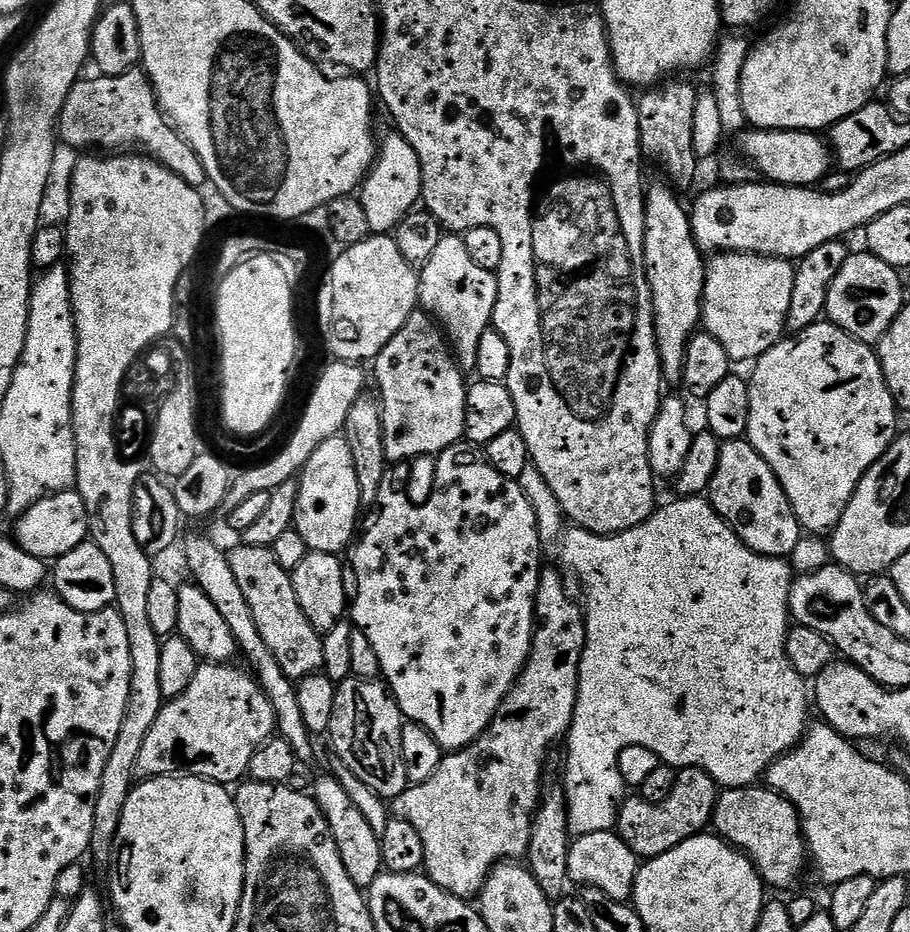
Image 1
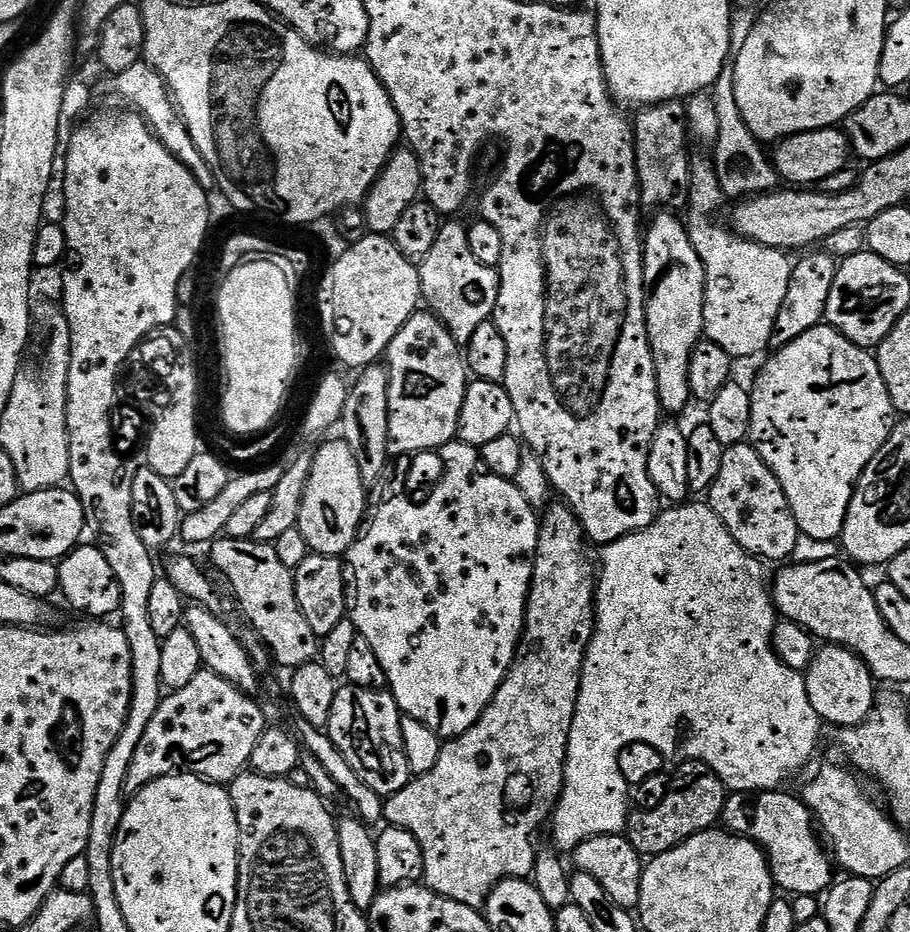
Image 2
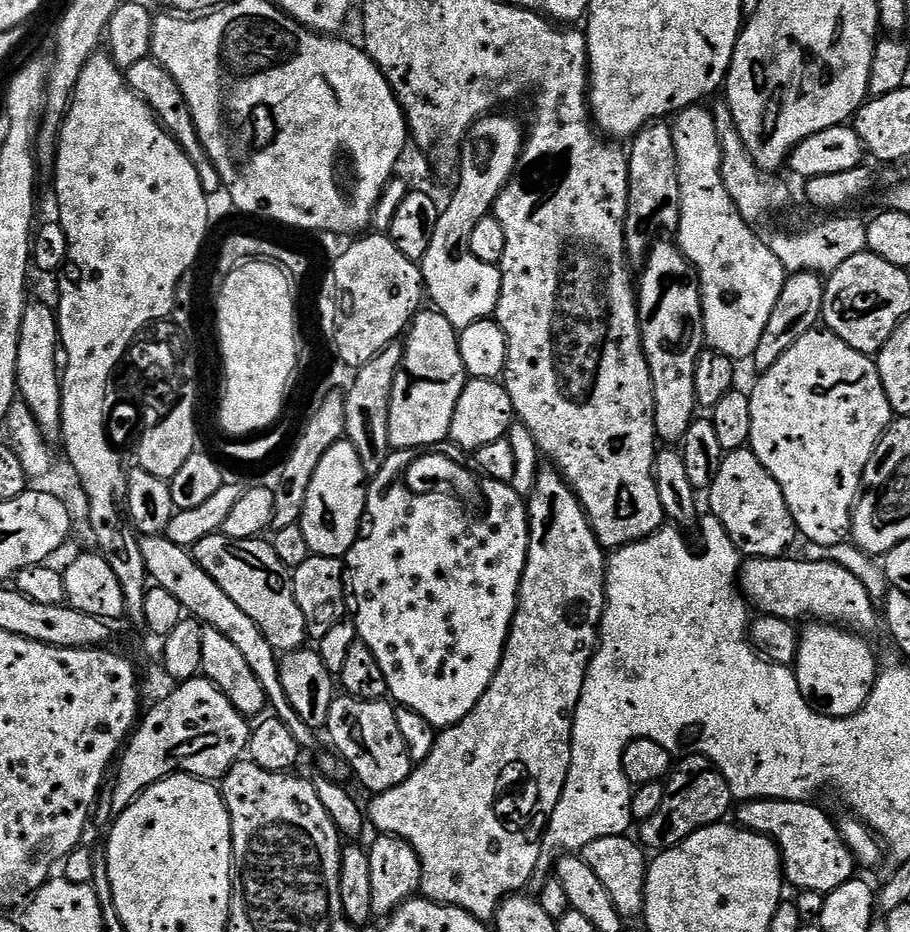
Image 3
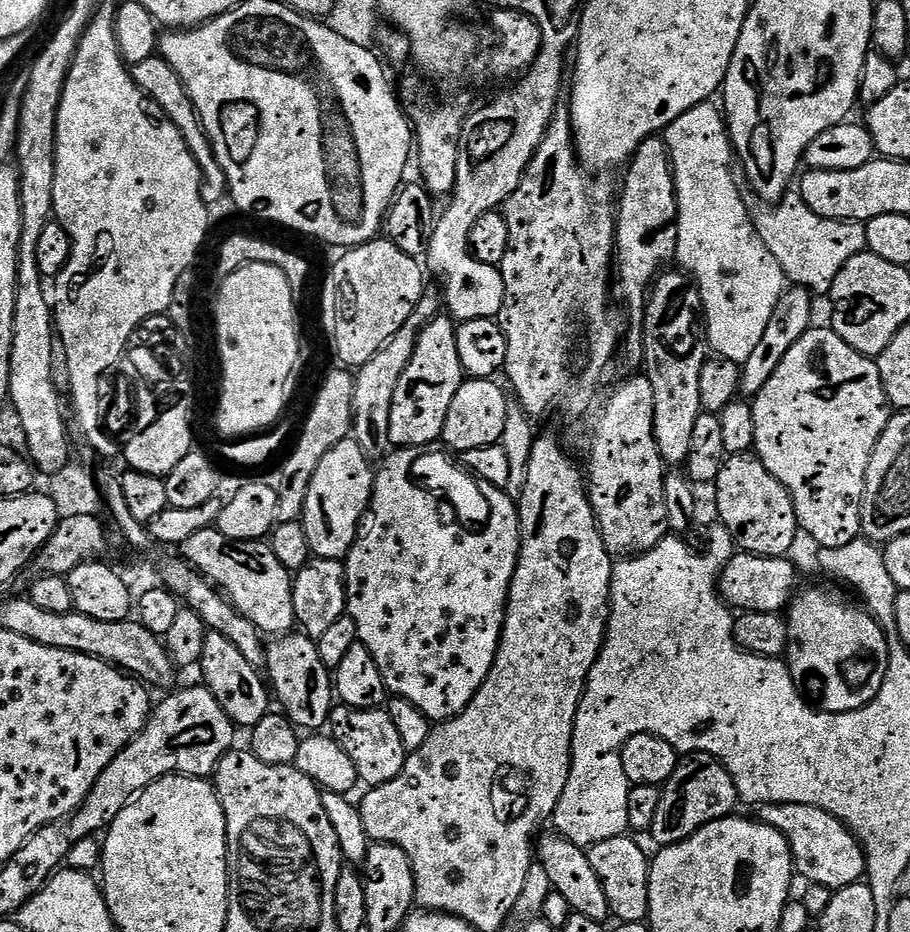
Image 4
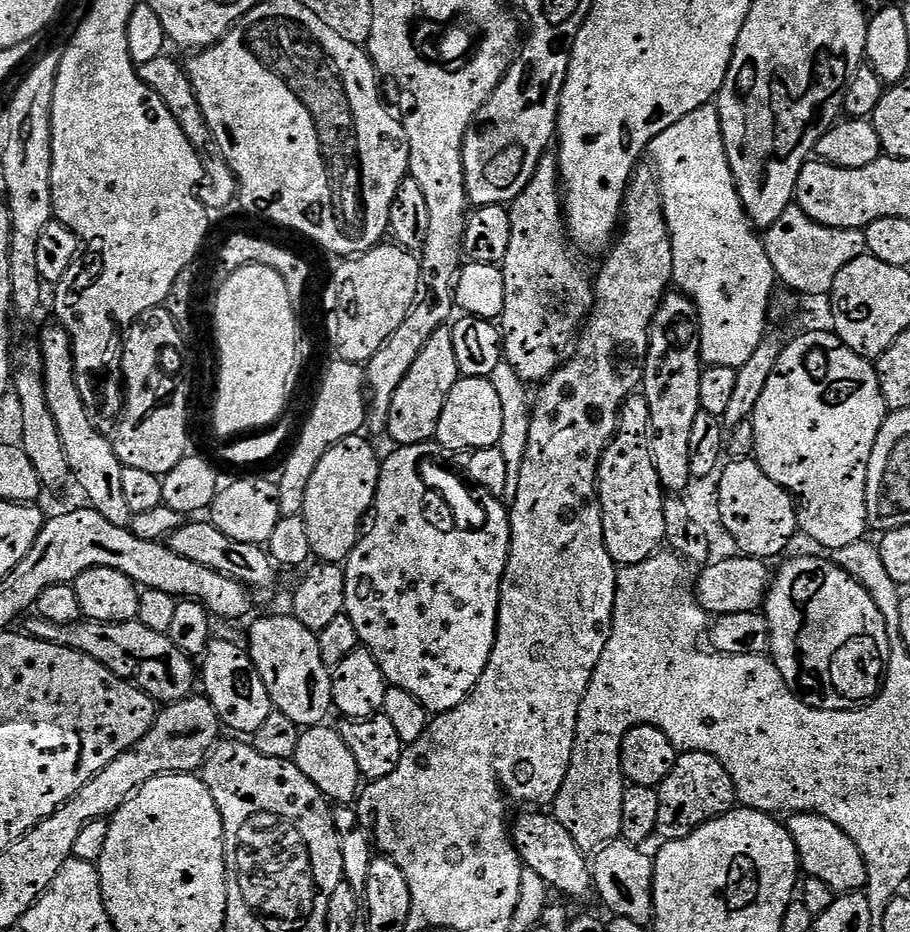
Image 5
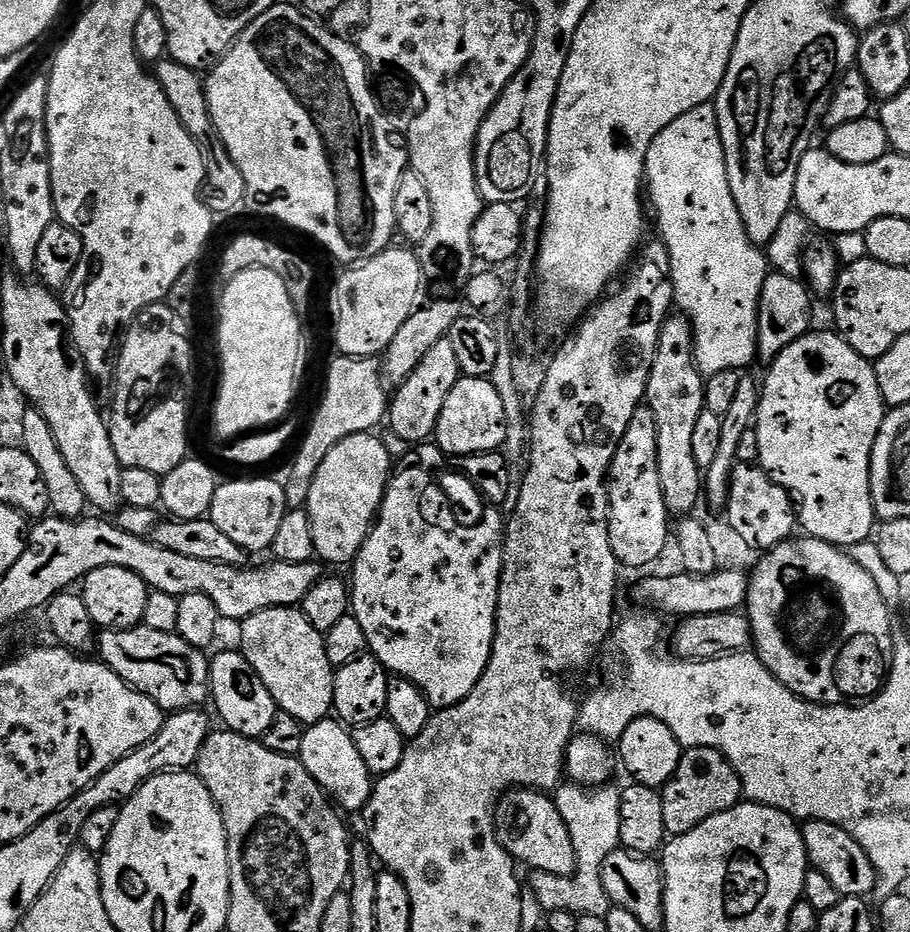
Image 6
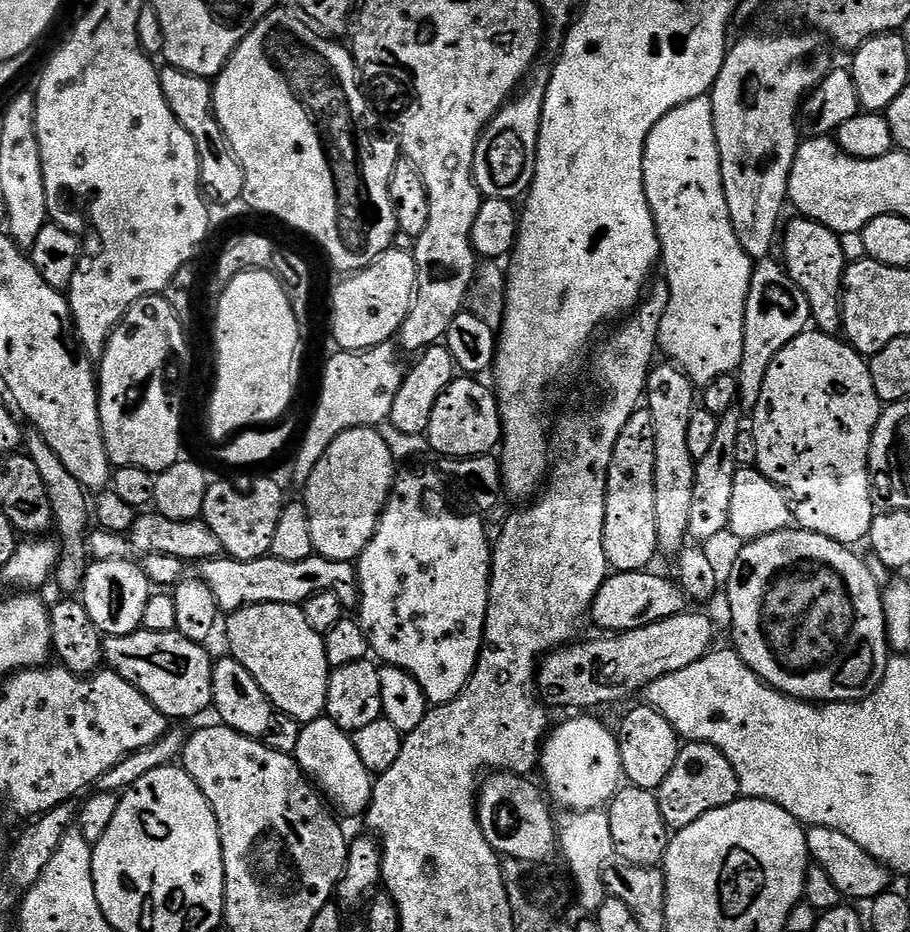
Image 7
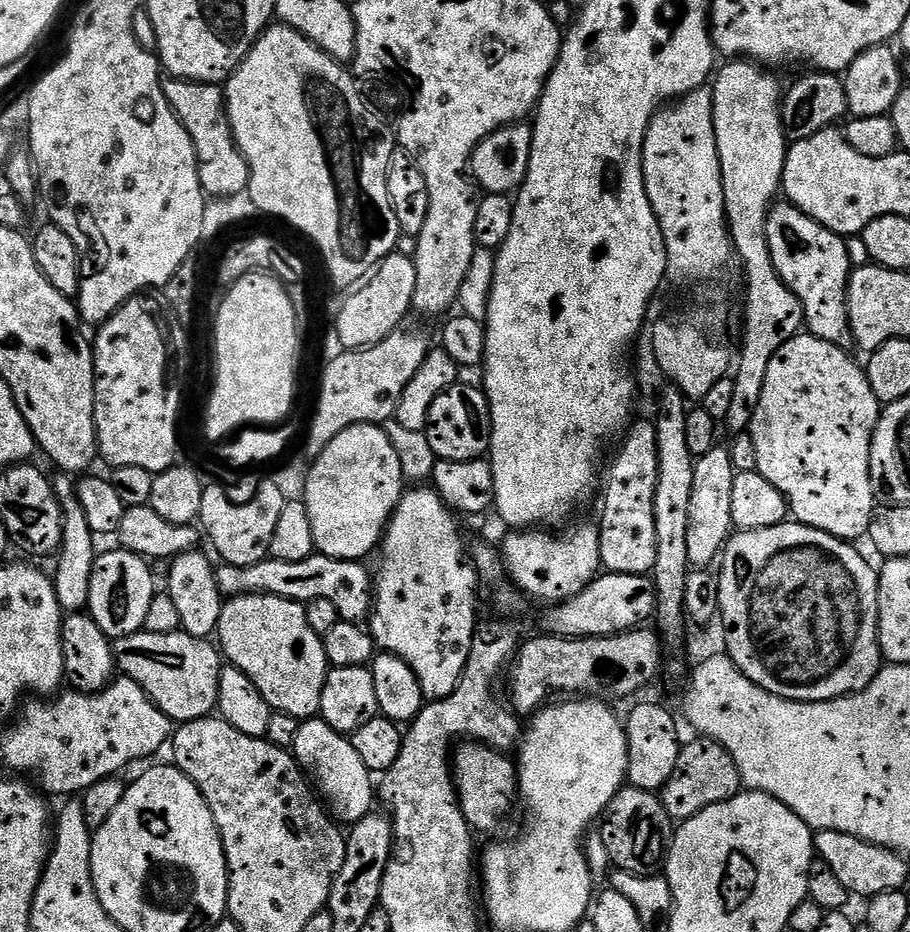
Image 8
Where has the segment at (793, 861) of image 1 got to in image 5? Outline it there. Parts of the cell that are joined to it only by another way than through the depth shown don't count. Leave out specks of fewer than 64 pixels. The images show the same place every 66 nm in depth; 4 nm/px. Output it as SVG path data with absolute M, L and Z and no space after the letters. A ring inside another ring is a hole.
M798 812L789 815L786 820L788 832L796 843L796 852L800 855L800 867L808 876L822 878L833 892L858 892L867 889L868 867L854 842L830 818L822 818L813 812Z

